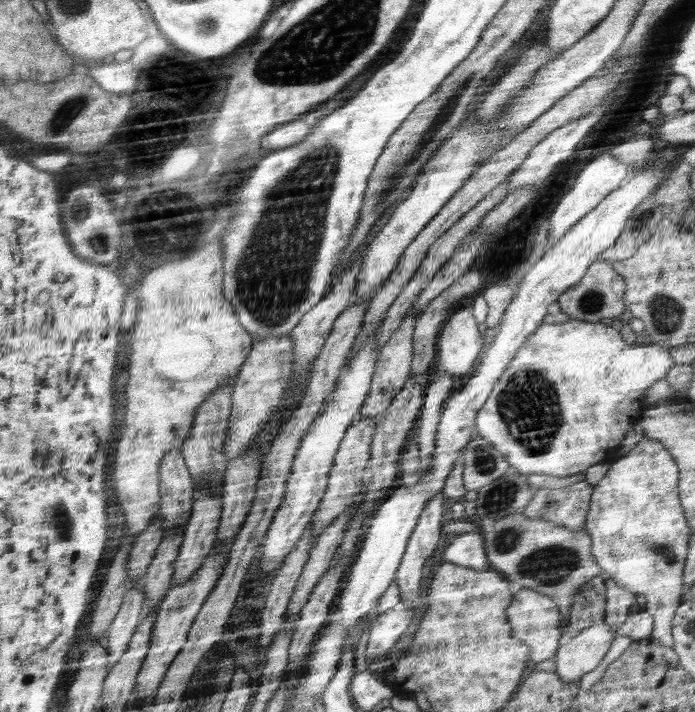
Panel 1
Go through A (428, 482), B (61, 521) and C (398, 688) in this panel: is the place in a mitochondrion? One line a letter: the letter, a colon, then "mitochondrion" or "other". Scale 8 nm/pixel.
A: other
B: mitochondrion
C: other

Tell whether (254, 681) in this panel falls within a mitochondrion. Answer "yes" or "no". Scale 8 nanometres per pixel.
no

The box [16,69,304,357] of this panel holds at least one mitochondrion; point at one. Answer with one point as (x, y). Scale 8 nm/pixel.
(70, 108)

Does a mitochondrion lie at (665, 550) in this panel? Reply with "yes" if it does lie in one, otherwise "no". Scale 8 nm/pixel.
yes

